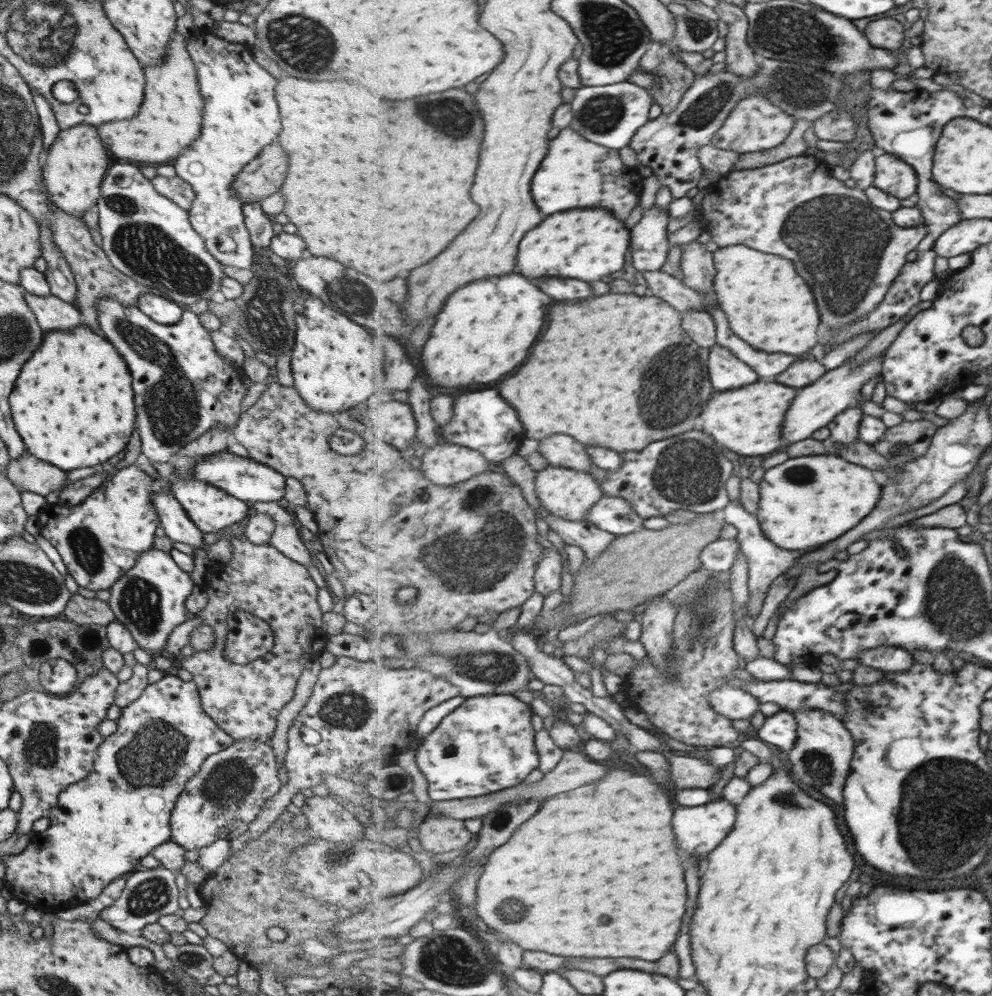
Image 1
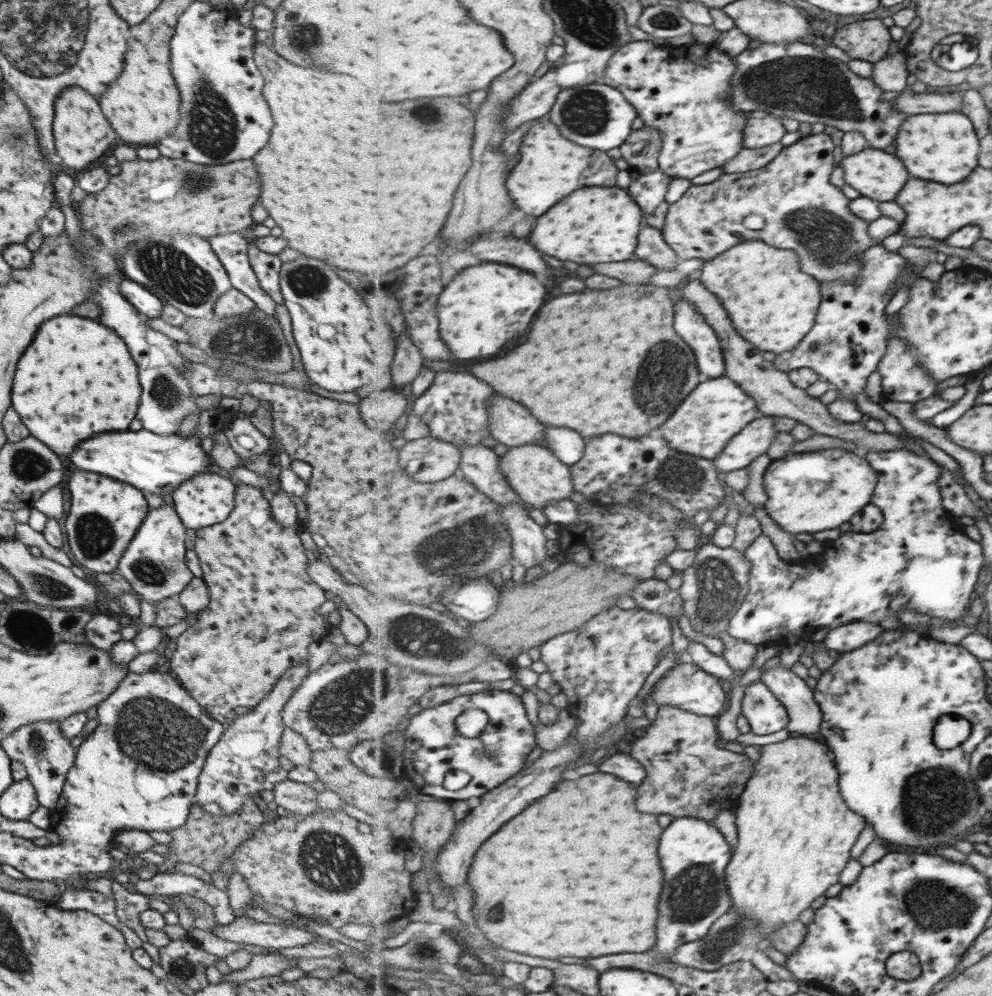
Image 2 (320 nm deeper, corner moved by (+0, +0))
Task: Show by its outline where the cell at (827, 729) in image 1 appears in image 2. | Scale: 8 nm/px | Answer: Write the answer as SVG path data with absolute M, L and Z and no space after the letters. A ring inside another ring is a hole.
M778 664L773 668L765 668L761 681L786 706L790 716L786 729L790 736L822 738L820 730L824 723L824 714L816 701L814 690L807 686L803 678Z

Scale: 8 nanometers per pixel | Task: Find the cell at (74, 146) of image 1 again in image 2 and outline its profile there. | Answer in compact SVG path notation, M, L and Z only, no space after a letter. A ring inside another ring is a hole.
M69 87L61 91L54 100L53 108L54 153L61 159L63 167L79 172L89 170L88 166L91 162L95 162L103 152L107 152L111 144L118 142L117 134L109 128L95 98L82 88Z

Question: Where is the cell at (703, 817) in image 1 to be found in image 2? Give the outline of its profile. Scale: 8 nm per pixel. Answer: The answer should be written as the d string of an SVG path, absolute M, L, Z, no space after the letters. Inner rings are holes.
M682 816L669 819L671 826L661 836L661 864L665 864L665 892L661 894L661 920L657 932L657 946L651 950L656 956L673 956L683 944L696 942L709 934L713 923L721 918L734 904L729 892L726 870L731 862L733 848L725 836L717 830L714 823L701 820L700 817Z

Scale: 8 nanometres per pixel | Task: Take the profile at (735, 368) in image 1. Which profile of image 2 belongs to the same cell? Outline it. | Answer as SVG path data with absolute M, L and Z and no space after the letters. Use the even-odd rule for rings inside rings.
M683 298L676 306L675 327L683 340L692 346L700 372L711 379L726 374L726 360L720 337L695 304Z

